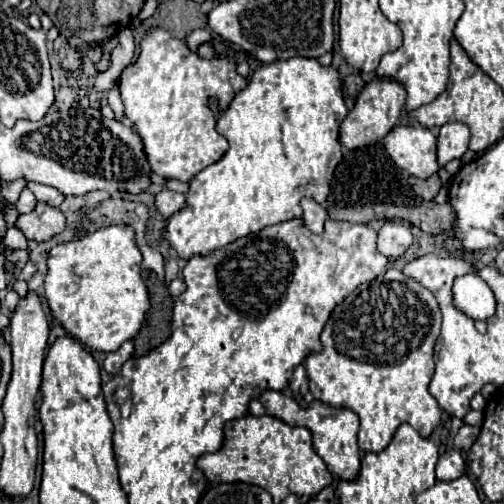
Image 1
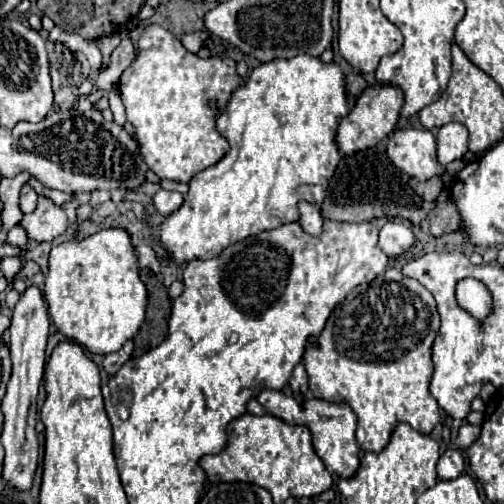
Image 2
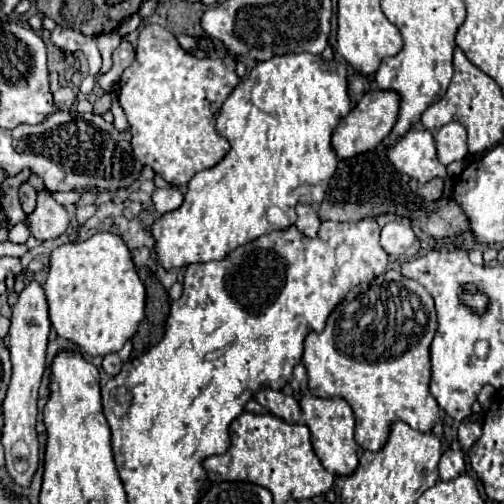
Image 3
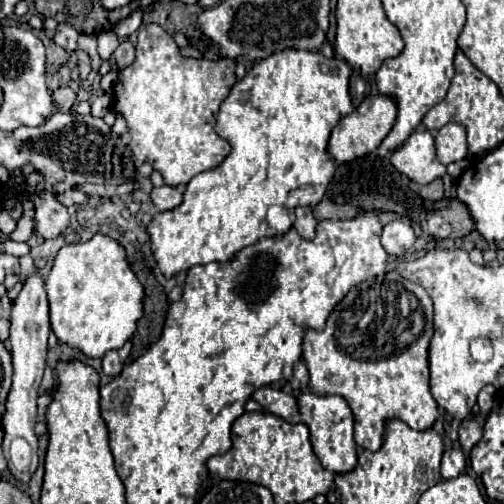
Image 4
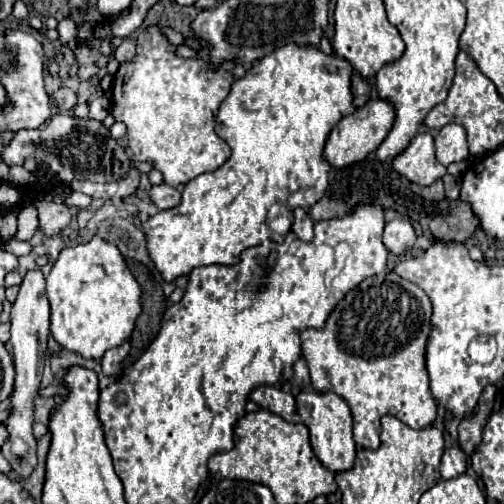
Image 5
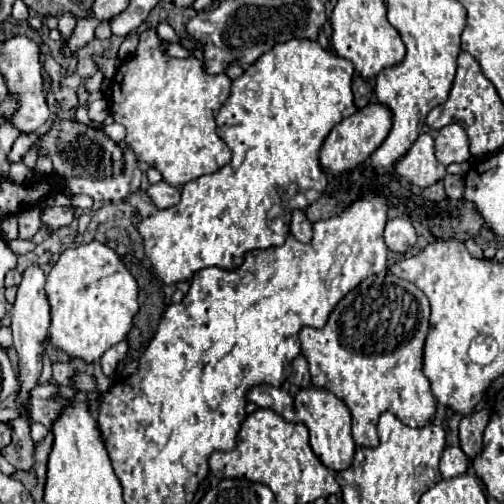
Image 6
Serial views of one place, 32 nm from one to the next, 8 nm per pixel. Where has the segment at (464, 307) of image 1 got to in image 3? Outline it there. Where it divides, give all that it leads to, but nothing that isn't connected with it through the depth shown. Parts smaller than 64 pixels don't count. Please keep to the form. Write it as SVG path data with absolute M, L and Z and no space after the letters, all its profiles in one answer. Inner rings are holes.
M464 284L462 292L460 292L460 300L462 300L462 304L466 304L470 310L474 310L478 314L482 314L488 306L486 294L476 284Z

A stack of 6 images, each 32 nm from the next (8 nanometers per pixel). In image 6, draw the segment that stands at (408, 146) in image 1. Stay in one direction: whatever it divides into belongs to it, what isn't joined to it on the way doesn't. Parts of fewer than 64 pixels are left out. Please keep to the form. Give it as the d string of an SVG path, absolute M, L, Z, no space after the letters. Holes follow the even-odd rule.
M426 132L414 140L410 150L394 164L394 170L420 188L432 186L446 174L446 168L434 156L434 140Z

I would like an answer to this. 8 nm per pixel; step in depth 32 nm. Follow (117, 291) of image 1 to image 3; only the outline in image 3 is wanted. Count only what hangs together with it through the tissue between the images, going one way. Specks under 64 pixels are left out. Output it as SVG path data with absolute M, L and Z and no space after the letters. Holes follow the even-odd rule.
M98 232L84 242L68 242L54 248L44 292L50 306L50 322L56 328L58 336L66 338L70 344L78 346L90 356L106 356L110 352L118 352L126 344L126 340L136 334L138 324L144 320L146 288L136 274L130 248L120 234Z

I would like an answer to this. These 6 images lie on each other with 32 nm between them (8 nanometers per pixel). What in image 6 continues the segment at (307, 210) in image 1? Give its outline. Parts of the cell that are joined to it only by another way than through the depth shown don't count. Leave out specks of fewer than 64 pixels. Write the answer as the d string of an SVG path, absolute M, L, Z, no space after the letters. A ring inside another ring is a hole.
M294 210L292 212L290 234L300 242L310 242L312 240L312 222L306 218L304 210Z

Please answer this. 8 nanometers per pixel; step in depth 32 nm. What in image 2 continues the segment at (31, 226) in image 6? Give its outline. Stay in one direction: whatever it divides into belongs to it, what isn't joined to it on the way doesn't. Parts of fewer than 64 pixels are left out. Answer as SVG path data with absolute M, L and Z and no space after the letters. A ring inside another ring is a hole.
M14 226L14 228L8 232L8 236L6 236L6 242L8 242L10 246L26 248L26 244L28 244L28 236L26 236L24 228L20 228L20 226Z

